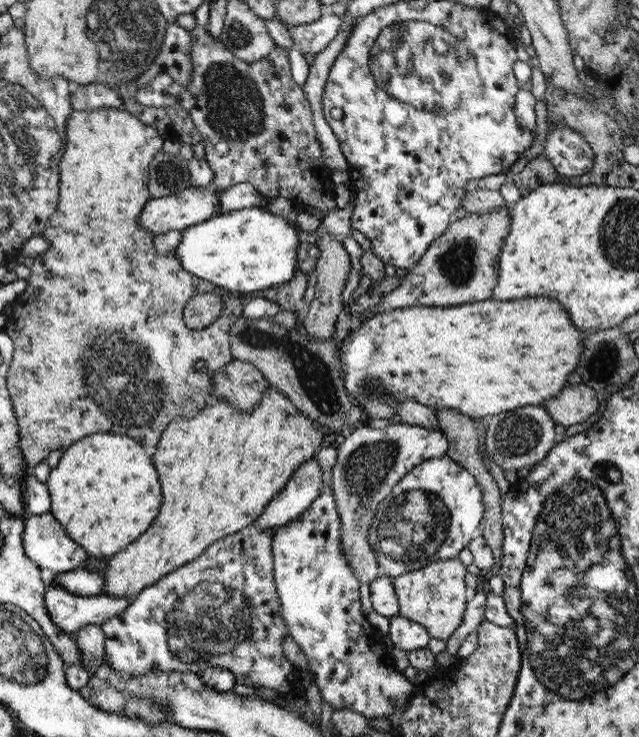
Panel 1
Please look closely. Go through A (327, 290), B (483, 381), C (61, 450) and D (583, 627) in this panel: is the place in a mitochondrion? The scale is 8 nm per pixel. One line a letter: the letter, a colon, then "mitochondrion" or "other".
A: other
B: other
C: other
D: mitochondrion

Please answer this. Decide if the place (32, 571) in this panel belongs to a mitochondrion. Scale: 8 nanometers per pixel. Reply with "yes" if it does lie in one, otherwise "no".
no

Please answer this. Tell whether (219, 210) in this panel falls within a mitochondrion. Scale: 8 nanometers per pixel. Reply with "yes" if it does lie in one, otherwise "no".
no

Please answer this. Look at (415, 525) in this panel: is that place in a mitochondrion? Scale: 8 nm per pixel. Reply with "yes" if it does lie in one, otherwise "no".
yes

